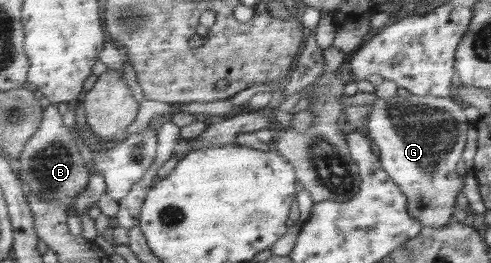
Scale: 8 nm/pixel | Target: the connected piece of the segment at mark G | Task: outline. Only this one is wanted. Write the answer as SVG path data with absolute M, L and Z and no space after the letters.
M431 95L376 97L370 105L365 125L370 139L379 147L379 156L387 175L401 187L407 198L407 211L425 227L449 225L455 199L465 187L455 167L461 159L469 123L463 109L451 98Z

